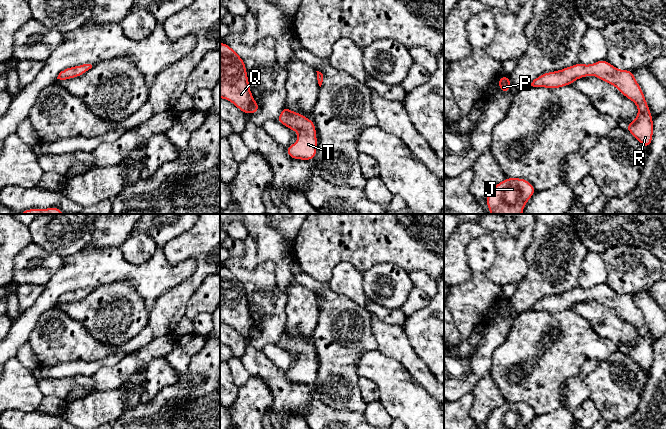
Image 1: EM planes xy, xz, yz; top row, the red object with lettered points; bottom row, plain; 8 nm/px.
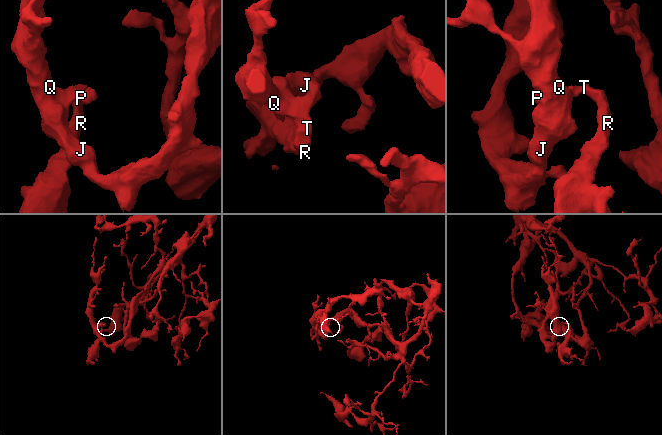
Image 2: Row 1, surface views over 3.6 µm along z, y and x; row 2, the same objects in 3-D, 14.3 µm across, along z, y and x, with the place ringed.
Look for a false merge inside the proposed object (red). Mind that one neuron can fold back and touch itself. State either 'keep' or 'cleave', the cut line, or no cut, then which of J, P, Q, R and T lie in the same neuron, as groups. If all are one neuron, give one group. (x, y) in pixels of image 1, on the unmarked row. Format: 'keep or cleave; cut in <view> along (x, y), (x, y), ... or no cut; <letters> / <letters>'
keep; no cut; J P Q R T

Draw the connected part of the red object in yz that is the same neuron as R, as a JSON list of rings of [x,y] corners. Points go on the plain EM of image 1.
[[[606,283],[590,289],[578,286],[559,295],[544,297],[536,301],[530,310],[549,313],[561,312],[572,309],[575,304],[589,299],[596,300],[615,310],[621,318],[637,329],[638,339],[625,353],[645,372],[649,373],[653,362],[653,341],[633,295],[617,293]]]

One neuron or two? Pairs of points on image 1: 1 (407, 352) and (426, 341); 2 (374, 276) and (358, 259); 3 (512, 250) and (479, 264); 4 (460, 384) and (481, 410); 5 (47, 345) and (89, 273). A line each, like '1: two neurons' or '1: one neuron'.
1: two neurons
2: two neurons
3: two neurons
4: two neurons
5: two neurons

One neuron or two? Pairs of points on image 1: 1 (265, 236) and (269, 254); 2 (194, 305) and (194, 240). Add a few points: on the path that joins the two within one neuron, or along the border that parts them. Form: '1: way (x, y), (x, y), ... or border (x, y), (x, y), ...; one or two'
1: way (269, 240), (269, 250); one
2: border (209, 275), (188, 300), (185, 314); two

